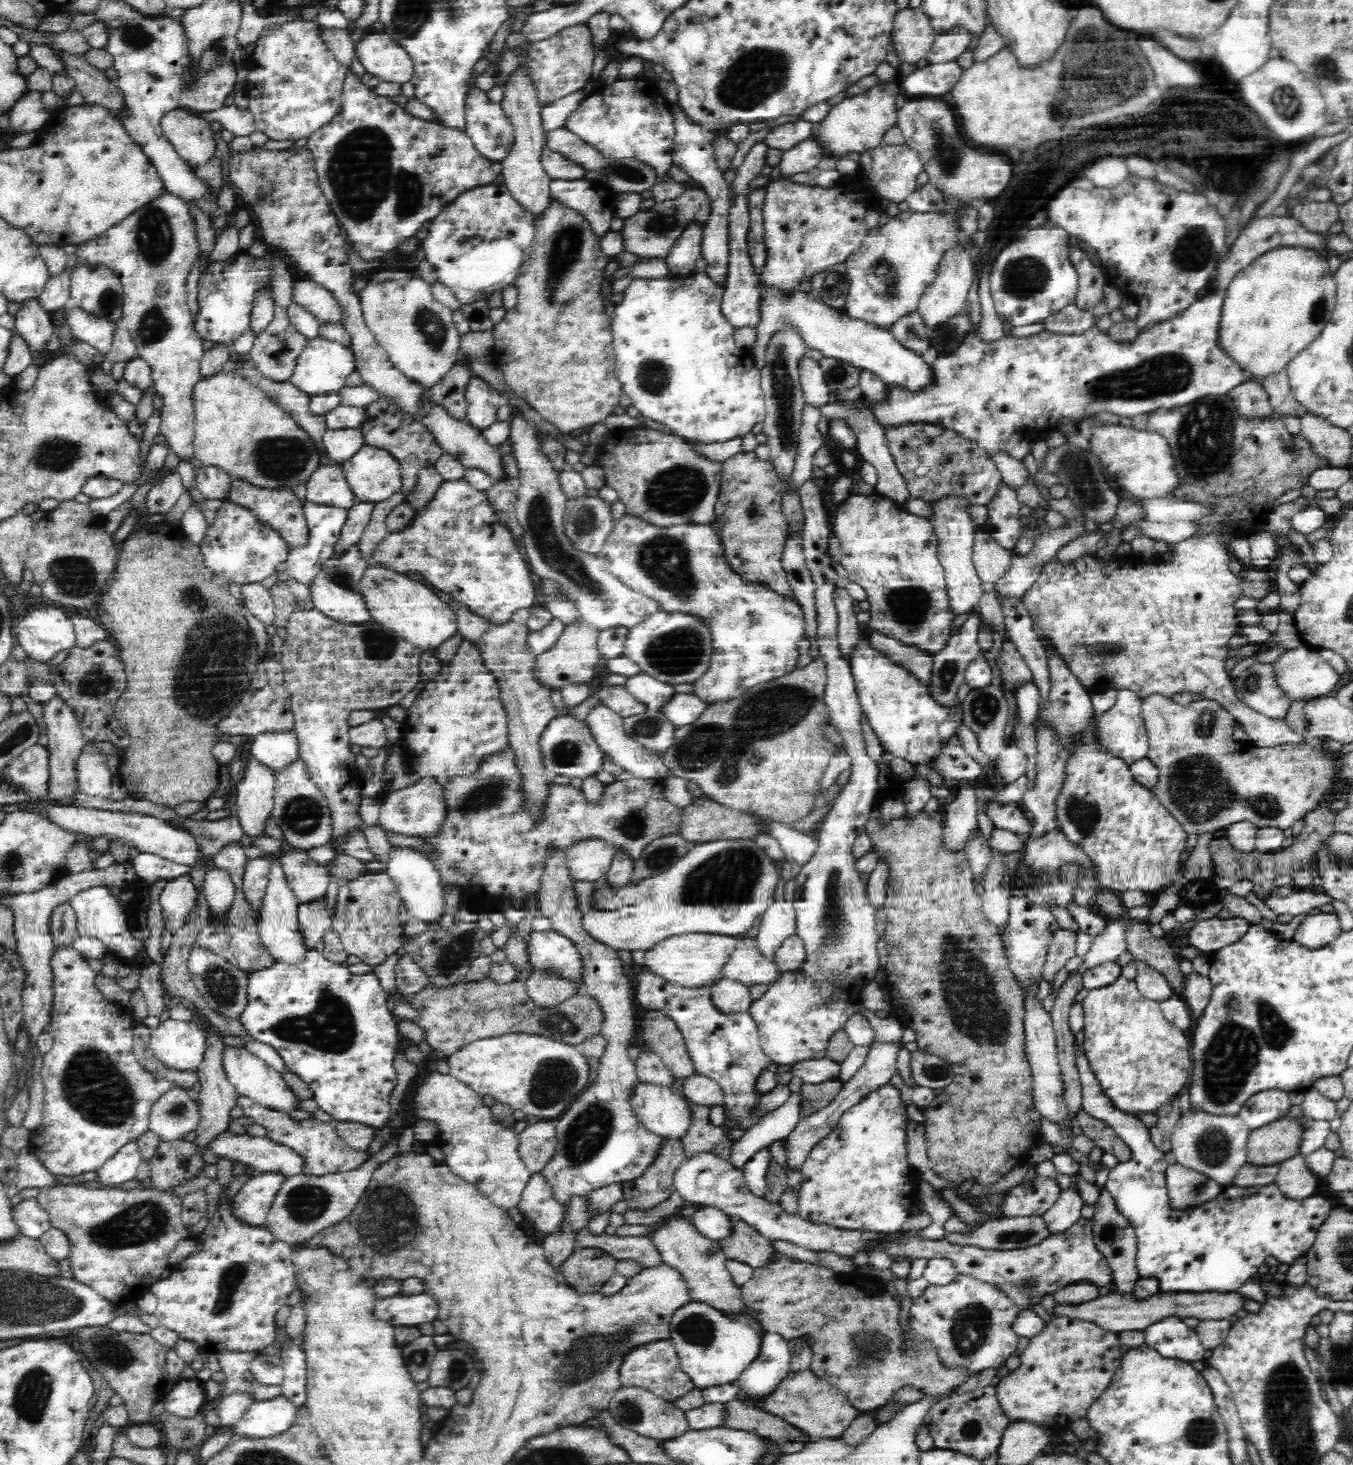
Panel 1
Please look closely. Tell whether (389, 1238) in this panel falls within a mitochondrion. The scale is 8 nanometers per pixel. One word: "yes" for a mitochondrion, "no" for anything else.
yes

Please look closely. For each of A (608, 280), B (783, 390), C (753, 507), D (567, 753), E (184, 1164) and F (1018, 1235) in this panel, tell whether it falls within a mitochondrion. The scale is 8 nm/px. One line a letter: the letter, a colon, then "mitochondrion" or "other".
A: other
B: mitochondrion
C: other
D: mitochondrion
E: mitochondrion
F: mitochondrion

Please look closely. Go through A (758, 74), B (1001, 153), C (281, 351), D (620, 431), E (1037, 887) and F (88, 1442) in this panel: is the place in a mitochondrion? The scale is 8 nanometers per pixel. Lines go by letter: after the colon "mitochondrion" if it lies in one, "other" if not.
A: mitochondrion
B: other
C: mitochondrion
D: other
E: other
F: other

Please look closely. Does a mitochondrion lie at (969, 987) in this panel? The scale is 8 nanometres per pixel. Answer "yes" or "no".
yes

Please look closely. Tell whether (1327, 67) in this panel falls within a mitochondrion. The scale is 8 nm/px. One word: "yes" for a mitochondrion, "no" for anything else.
yes

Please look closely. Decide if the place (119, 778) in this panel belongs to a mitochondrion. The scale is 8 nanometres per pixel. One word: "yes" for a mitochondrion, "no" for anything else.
no

